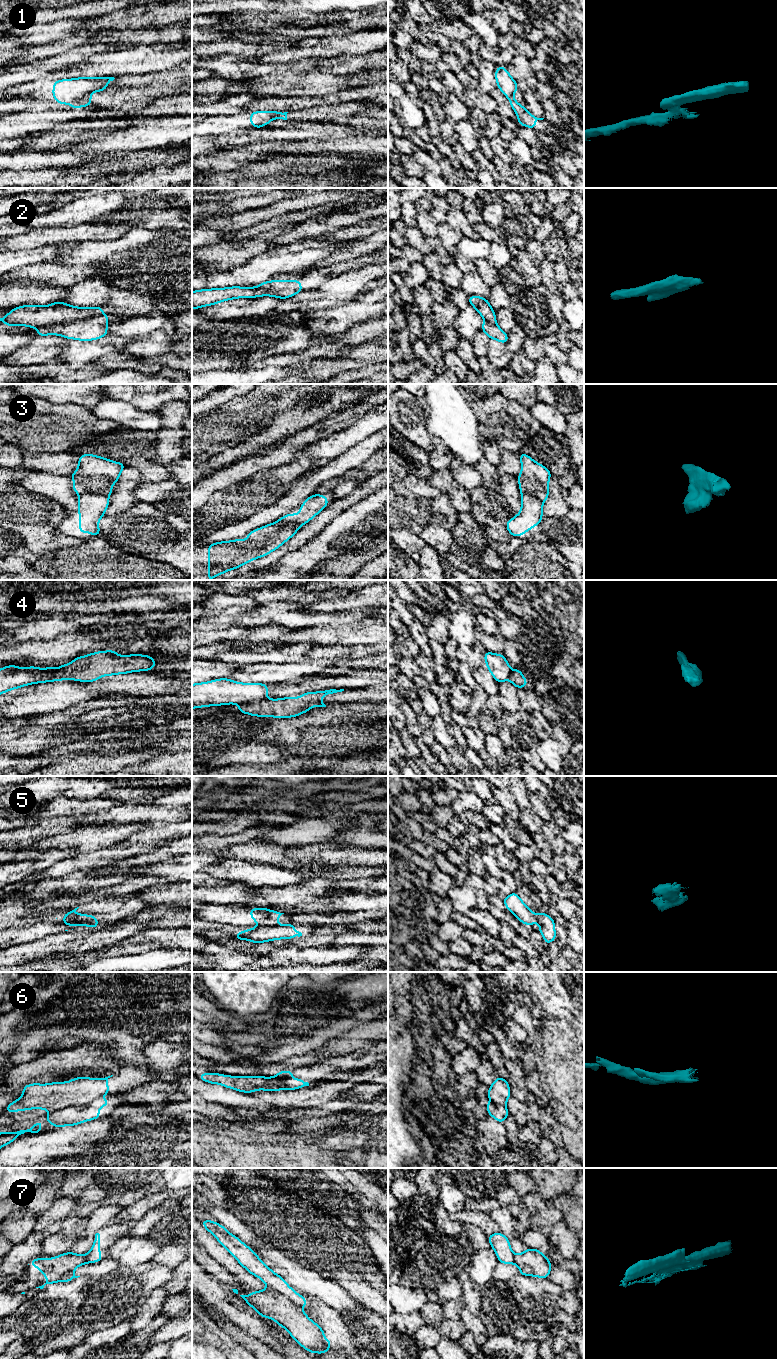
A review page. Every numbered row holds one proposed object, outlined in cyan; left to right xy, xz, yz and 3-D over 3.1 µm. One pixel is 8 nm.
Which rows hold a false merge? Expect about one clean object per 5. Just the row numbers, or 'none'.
1, 2, 3, 4, 5, 6, 7

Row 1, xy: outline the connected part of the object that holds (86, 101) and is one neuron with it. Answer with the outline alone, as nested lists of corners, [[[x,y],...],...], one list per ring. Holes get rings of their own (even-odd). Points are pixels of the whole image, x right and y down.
[[[91,94],[86,96],[85,98],[75,100],[73,103],[70,104],[71,108],[80,108],[92,105],[91,102]]]

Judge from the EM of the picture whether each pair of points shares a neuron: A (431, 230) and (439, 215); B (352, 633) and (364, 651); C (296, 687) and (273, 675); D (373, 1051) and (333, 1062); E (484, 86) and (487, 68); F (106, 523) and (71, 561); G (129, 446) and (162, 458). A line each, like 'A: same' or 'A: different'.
A: different
B: different
C: different
D: same
E: same
F: different
G: different

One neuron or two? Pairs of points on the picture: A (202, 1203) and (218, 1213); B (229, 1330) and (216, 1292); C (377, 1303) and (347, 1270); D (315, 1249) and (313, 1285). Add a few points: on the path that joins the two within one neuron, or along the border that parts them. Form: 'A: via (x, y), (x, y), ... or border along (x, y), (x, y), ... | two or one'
A: via (206, 1207), (214, 1212) | one
B: border along (225, 1317), (245, 1331) | two
C: via (372, 1295), (355, 1278) | one
D: border along (317, 1272), (338, 1283) | two

